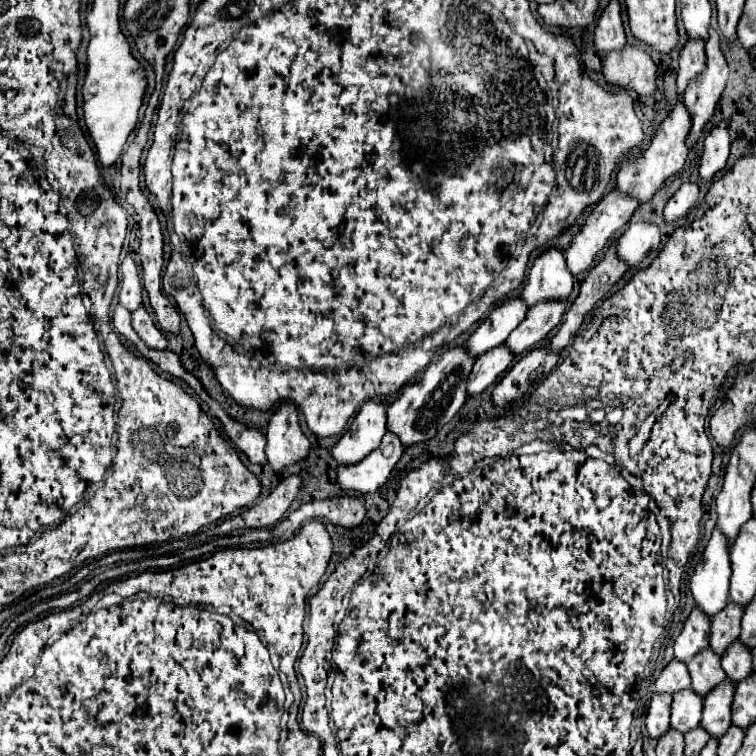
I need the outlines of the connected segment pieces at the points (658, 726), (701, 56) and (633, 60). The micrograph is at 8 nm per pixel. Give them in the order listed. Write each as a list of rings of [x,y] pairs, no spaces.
[[[653,694],[647,712],[647,730],[651,738],[659,738],[669,730],[669,716],[671,716],[669,710],[671,710],[671,696]]]
[[[689,38],[685,40],[679,52],[679,70],[677,70],[677,90],[679,94],[687,90],[691,78],[705,70],[705,48],[703,38]]]
[[[625,44],[623,50],[603,56],[603,76],[619,88],[635,90],[639,96],[651,96],[655,92],[657,66],[645,50]]]

